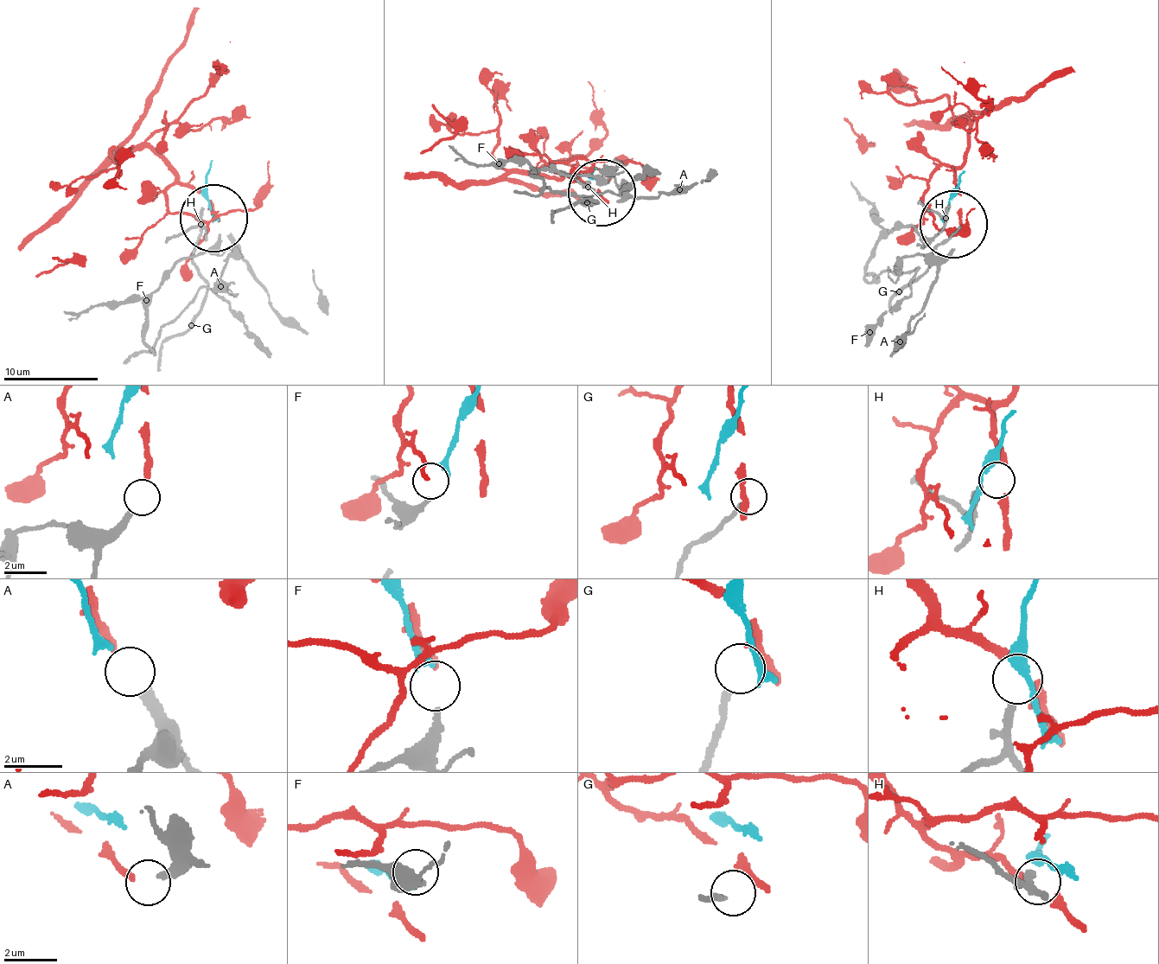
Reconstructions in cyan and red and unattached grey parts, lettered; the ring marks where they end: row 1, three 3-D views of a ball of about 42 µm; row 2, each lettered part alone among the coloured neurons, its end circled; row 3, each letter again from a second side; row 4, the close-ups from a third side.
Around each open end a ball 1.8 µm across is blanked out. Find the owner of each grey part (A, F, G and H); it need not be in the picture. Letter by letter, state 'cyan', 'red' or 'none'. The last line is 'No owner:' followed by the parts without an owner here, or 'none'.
A: red
F: cyan
G: none
H: none
No owner: G, H

